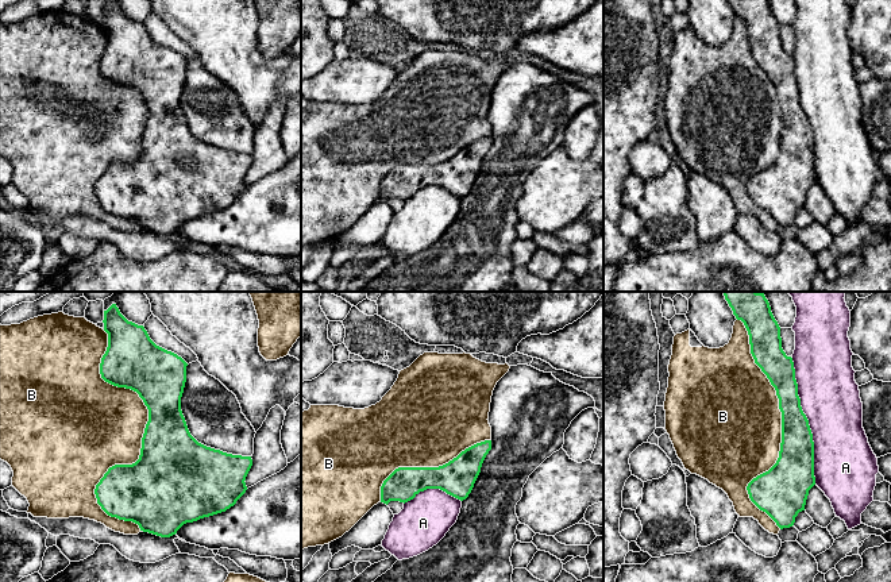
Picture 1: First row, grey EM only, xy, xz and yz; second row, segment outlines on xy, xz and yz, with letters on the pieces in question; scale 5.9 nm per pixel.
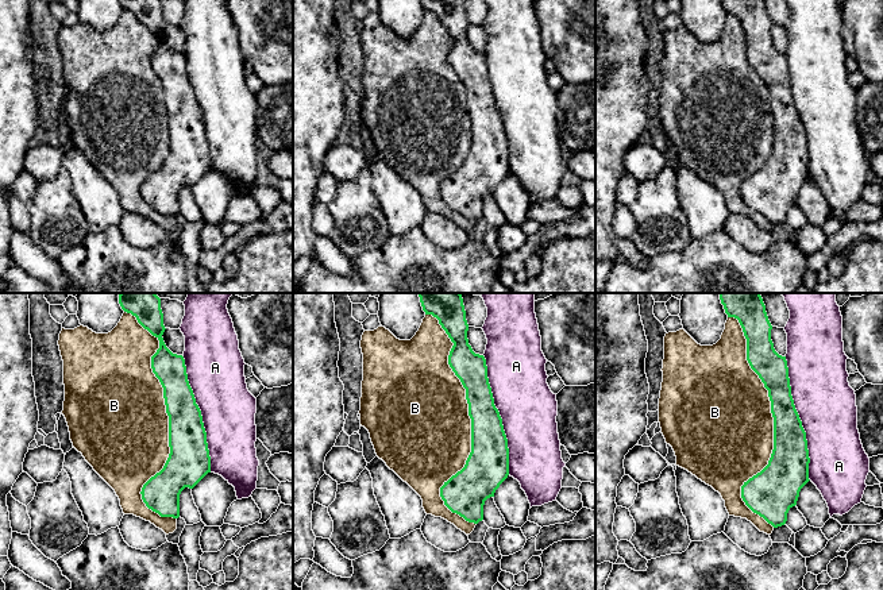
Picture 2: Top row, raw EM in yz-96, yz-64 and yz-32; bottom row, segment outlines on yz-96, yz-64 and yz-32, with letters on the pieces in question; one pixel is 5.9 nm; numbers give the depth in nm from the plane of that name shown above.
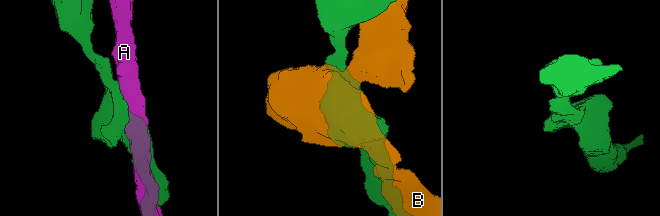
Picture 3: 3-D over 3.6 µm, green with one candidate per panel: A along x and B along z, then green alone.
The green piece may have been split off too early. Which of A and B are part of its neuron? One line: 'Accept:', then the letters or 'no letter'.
Accept: no letter

